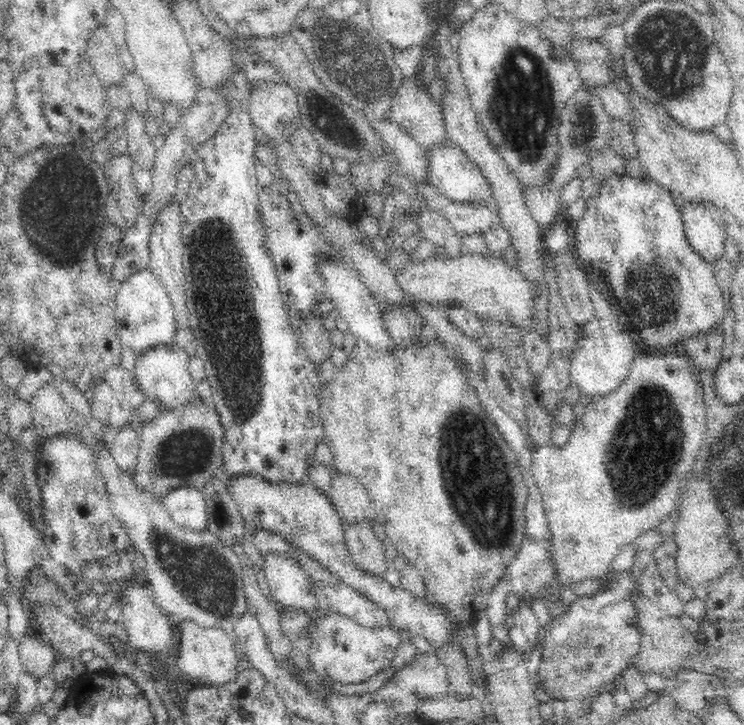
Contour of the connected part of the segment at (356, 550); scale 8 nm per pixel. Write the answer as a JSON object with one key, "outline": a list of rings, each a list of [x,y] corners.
{"outline":[[[358,522],[356,526],[346,523],[345,539],[351,557],[358,569],[374,578],[393,578],[384,542],[374,533],[368,522]]]}

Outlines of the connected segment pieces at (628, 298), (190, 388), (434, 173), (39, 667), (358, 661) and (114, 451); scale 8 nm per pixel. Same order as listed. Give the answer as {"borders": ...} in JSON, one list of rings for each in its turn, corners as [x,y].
{"borders":[[[[628,174],[615,175],[604,179],[600,183],[599,192],[595,196],[587,199],[587,207],[578,222],[578,228],[576,228],[576,238],[573,242],[573,252],[578,259],[578,264],[584,268],[584,265],[588,265],[588,268],[594,270],[602,270],[602,273],[606,274],[605,280],[610,280],[608,285],[612,288],[614,296],[624,302],[622,304],[622,310],[626,310],[630,316],[640,316],[644,320],[630,320],[632,328],[634,330],[646,330],[646,340],[642,340],[642,344],[650,346],[650,348],[666,348],[681,341],[687,343],[695,338],[706,336],[707,333],[716,326],[721,326],[724,320],[725,313],[725,299],[723,294],[716,283],[714,276],[714,268],[702,260],[692,248],[690,248],[687,242],[684,224],[681,217],[681,209],[676,206],[674,202],[675,197],[670,191],[664,189],[659,183],[652,179],[641,180],[630,177]]],[[[174,340],[168,344],[152,346],[152,348],[137,354],[134,373],[145,398],[160,403],[162,409],[173,409],[186,404],[197,392],[189,372],[189,360],[188,353],[180,348]]],[[[439,144],[427,151],[429,161],[428,183],[452,202],[473,202],[474,204],[494,204],[491,182],[482,174],[480,165],[470,160],[461,147]]],[[[35,630],[22,636],[19,642],[19,658],[25,673],[32,675],[34,681],[52,674],[53,666],[60,658],[56,658],[54,647],[47,643]]],[[[328,615],[317,623],[311,622],[305,635],[310,638],[306,660],[312,664],[312,669],[323,679],[331,679],[345,685],[365,682],[391,666],[396,650],[404,640],[400,638],[398,629],[394,626],[363,627],[342,615]]],[[[126,425],[114,433],[115,441],[110,448],[112,458],[122,473],[134,478],[139,453],[138,432]]]]}

